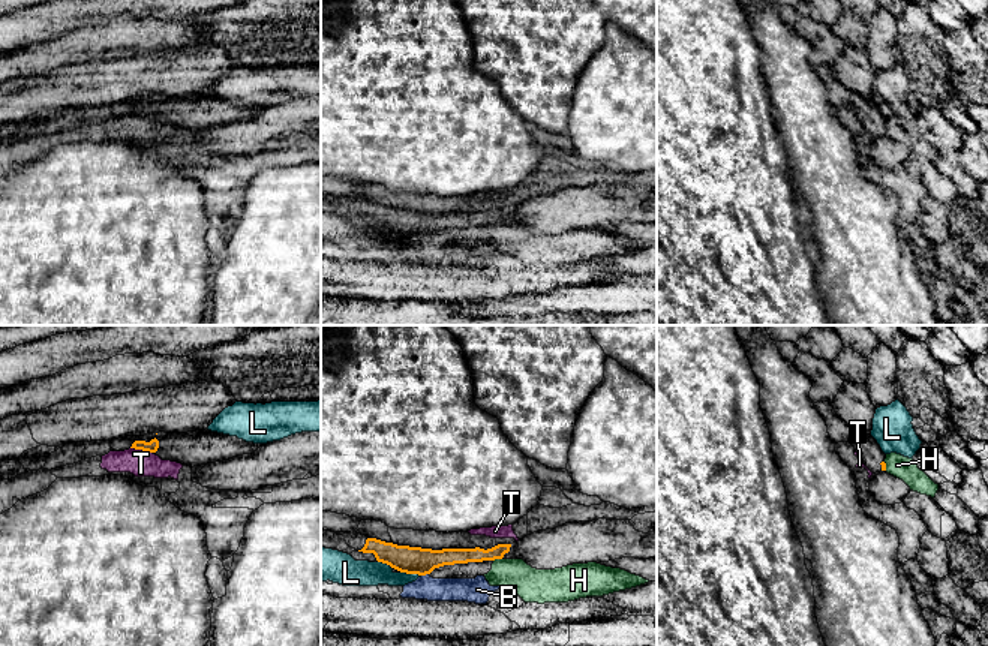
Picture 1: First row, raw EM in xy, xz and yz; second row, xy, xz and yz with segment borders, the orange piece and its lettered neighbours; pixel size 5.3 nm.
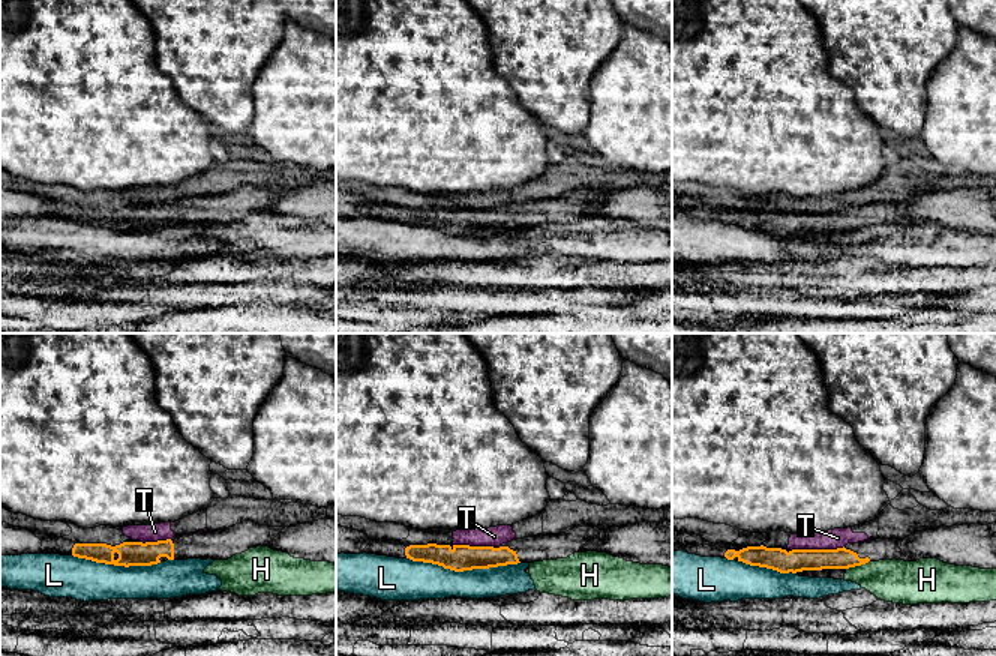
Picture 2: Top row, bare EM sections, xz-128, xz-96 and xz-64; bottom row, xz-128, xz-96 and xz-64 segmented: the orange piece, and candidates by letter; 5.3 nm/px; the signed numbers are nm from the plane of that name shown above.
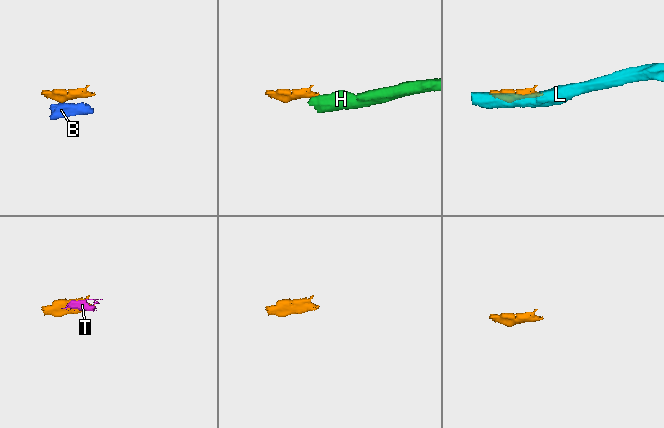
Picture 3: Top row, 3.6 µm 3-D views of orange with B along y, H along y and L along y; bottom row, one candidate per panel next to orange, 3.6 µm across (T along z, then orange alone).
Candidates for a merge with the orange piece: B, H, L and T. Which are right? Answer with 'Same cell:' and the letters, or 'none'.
Same cell: none

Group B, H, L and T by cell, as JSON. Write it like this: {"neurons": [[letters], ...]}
{"neurons": [["B", "H"], ["L"], ["T"]]}

